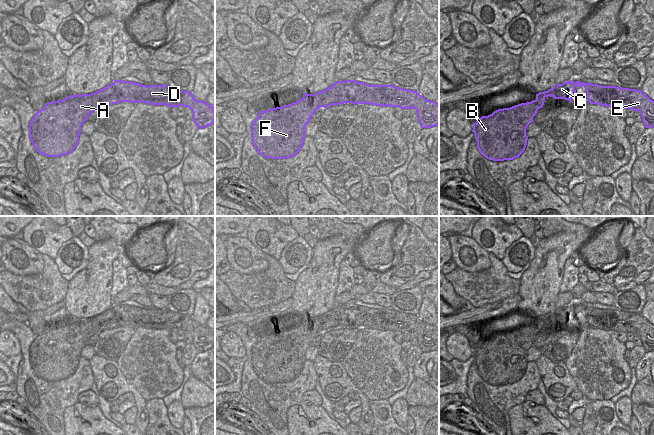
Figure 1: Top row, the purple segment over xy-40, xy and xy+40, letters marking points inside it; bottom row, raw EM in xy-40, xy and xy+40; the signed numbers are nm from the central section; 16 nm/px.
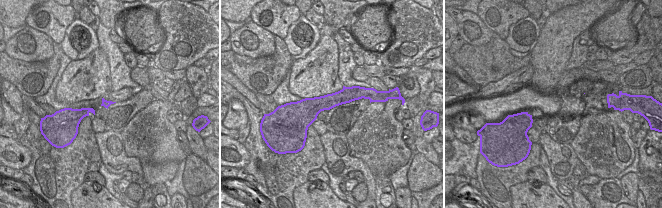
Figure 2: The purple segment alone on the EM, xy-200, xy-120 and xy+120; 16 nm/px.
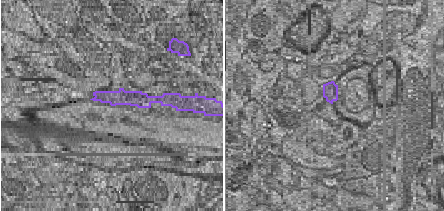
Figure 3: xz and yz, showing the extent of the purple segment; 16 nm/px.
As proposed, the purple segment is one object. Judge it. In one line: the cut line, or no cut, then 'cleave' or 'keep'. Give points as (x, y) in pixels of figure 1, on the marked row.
no cut | keep

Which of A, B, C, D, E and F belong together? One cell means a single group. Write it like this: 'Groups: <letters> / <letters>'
Groups: A B C D E F.

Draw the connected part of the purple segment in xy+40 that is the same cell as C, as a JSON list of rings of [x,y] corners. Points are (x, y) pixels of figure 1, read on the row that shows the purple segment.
[[[568,80],[555,84],[548,91],[539,92],[531,102],[498,109],[473,123],[472,132],[475,134],[479,152],[493,161],[518,158],[527,145],[526,128],[533,122],[537,111],[543,107],[545,98],[550,96],[569,102],[572,99],[577,100],[576,86],[585,87],[588,103],[638,111],[645,127],[654,127],[654,101],[641,90]]]

